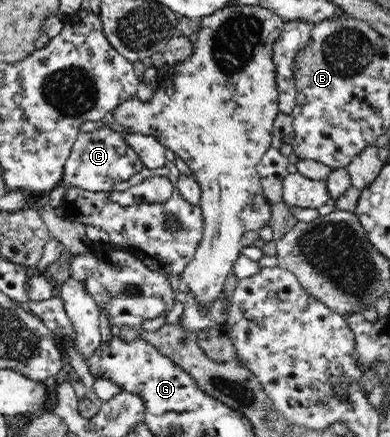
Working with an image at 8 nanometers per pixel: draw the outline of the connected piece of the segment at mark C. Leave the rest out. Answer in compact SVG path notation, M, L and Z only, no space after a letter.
M98 128L92 132L79 132L72 151L66 160L63 180L50 191L49 204L55 208L63 203L66 187L80 187L86 191L111 191L117 183L136 175L144 167L141 156L125 142L123 133Z

